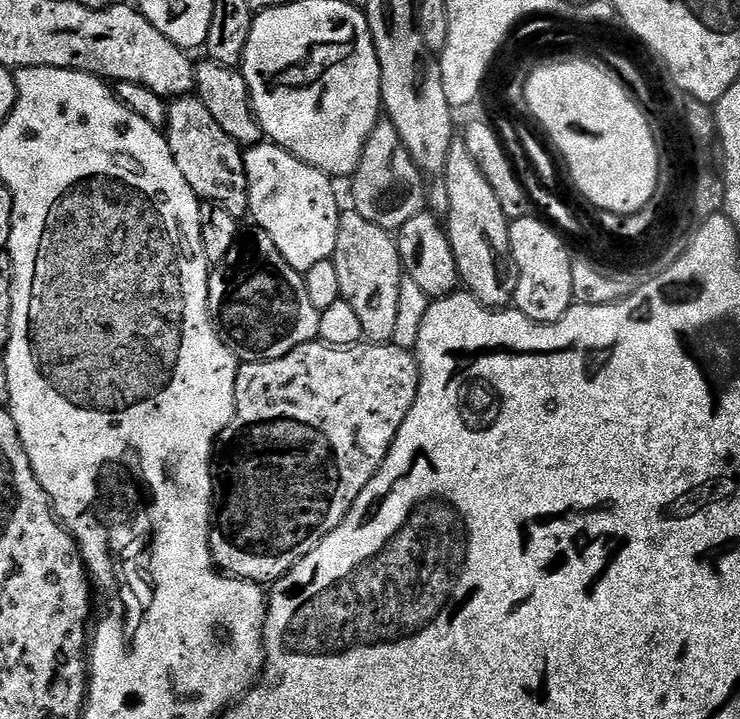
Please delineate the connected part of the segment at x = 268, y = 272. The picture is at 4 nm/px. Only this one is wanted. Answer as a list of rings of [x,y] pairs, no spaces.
[[[259,230],[243,237],[234,254],[211,269],[208,309],[224,345],[244,362],[282,358],[318,337],[320,312],[310,303],[303,275],[282,258],[274,238]]]

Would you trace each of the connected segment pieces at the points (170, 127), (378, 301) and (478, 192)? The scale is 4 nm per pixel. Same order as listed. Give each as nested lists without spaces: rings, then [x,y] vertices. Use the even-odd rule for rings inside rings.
[[[189,94],[169,103],[166,135],[174,162],[178,162],[178,170],[182,170],[186,182],[190,182],[190,190],[194,190],[200,201],[215,204],[217,208],[226,210],[226,214],[237,218],[249,215],[245,149],[234,142],[218,122],[214,122],[210,110],[202,106],[199,96]]]
[[[354,210],[341,211],[338,222],[336,248],[332,252],[334,270],[338,270],[338,290],[340,299],[350,302],[364,331],[364,340],[374,344],[386,344],[394,338],[394,325],[398,322],[398,294],[400,282],[405,279],[404,267],[400,265],[400,255],[396,236],[389,229],[374,226],[374,222],[362,218]]]
[[[453,139],[450,154],[444,160],[442,182],[450,198],[446,227],[461,285],[487,308],[509,307],[516,299],[516,264],[512,261],[508,233],[510,221],[498,203],[498,194],[490,190],[490,182],[478,170],[478,162],[470,158],[463,139]]]

